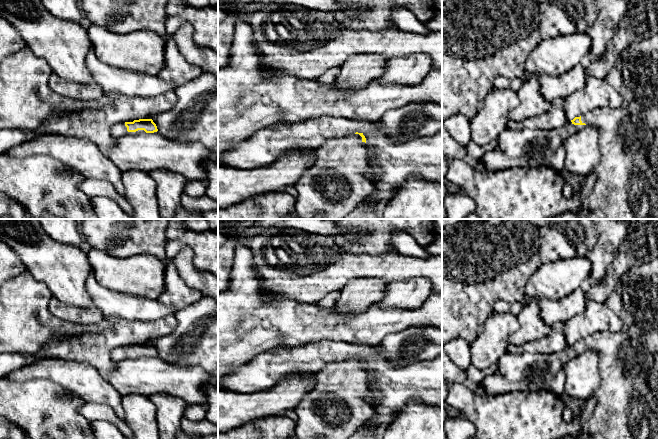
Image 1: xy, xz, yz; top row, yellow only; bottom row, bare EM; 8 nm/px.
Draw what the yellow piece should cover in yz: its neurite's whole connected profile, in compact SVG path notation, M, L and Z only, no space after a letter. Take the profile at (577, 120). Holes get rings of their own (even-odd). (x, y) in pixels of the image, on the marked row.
M632 102L626 108L596 108L552 130L505 129L496 149L479 160L488 172L513 167L549 166L561 144L571 135L592 126L599 132L600 162L590 173L596 176L589 193L579 203L579 219L658 219L658 177L649 163L649 150L658 130L658 107Z

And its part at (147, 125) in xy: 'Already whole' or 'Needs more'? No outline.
Needs more

